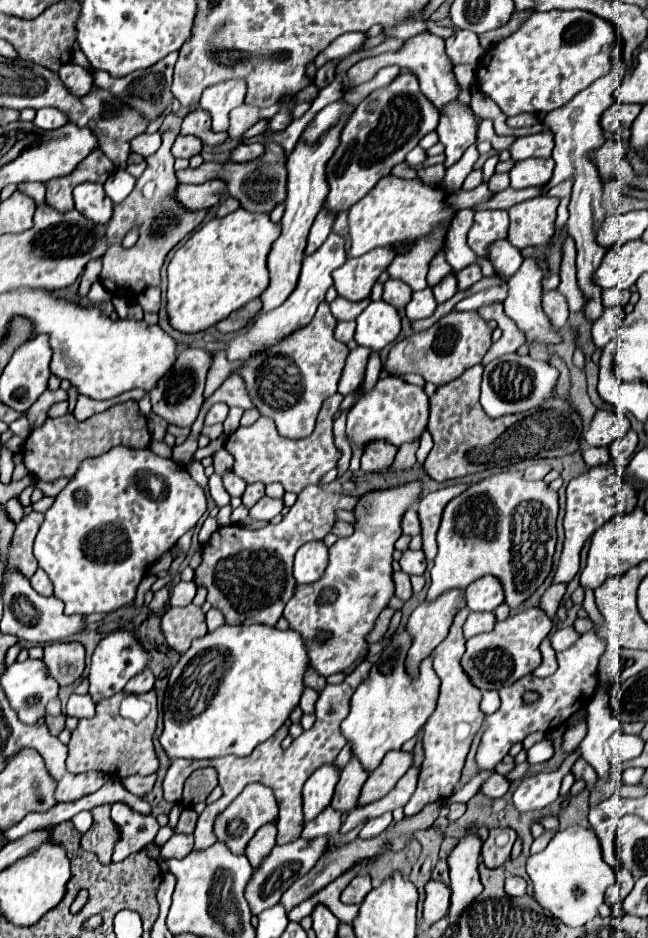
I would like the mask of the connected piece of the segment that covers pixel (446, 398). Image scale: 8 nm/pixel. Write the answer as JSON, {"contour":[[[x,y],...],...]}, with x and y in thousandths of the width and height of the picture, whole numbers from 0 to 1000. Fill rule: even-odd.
{"contour":[[[731,389],[719,393],[707,404],[701,404],[691,410],[676,413],[676,417],[664,423],[664,449],[660,459],[667,462],[670,477],[660,483],[657,489],[657,504],[673,513],[719,509],[731,504],[744,504],[753,500],[778,500],[802,494],[806,489],[836,489],[836,487],[867,487],[877,483],[886,483],[895,474],[898,464],[898,447],[883,436],[877,428],[852,423],[840,434],[830,434],[827,438],[815,438],[809,442],[778,442],[772,447],[753,447],[747,442],[747,436],[738,430],[741,421],[741,404],[744,404],[744,389]]]}

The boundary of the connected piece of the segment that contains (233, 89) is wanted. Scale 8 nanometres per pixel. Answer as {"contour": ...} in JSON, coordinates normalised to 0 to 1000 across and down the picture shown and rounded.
{"contour":[[[373,84],[346,86],[346,88],[315,95],[309,114],[324,120],[330,140],[352,138],[352,120],[377,112],[377,103],[380,103],[380,88]]]}

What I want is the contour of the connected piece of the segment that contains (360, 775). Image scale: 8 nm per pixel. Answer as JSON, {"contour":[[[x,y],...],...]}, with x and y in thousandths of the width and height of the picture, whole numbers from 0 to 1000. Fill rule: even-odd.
{"contour":[[[540,811],[531,818],[531,822],[525,824],[525,833],[519,837],[519,845],[512,850],[509,860],[525,867],[540,867],[552,856],[552,850],[556,850],[556,843],[562,839],[565,830],[568,830],[568,826],[562,826],[562,822],[556,822],[556,813]]]}

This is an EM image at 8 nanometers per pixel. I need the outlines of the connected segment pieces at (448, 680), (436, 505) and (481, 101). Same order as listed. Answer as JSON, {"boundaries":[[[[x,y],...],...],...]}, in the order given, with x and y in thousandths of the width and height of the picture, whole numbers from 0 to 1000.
{"boundaries":[[[[719,647],[707,649],[707,654],[701,656],[691,679],[667,696],[670,715],[679,722],[679,741],[676,741],[673,758],[667,760],[653,775],[654,810],[650,816],[642,845],[636,848],[630,858],[623,860],[623,867],[630,871],[648,867],[657,858],[673,856],[676,852],[698,848],[698,843],[710,830],[710,822],[716,818],[728,788],[738,781],[738,777],[744,775],[744,769],[750,764],[750,760],[744,760],[744,756],[741,756],[744,737],[728,728],[728,724],[722,722],[722,717],[713,711],[713,698],[719,696],[719,679],[713,675],[713,666],[716,666],[722,654],[725,651]]],[[[728,515],[719,517],[701,517],[701,519],[685,519],[676,521],[670,526],[660,526],[657,530],[648,532],[645,536],[645,551],[651,558],[651,577],[654,577],[654,590],[657,596],[670,596],[673,594],[673,568],[679,562],[679,553],[682,553],[682,545],[688,541],[688,536],[701,530],[707,530],[710,526],[716,526]]],[[[731,99],[731,101],[728,101],[725,114],[728,114],[728,118],[731,118],[738,125],[744,125],[744,127],[759,127],[762,140],[765,140],[769,144],[795,145],[799,147],[827,143],[840,139],[840,133],[836,133],[835,130],[815,136],[792,138],[784,135],[784,133],[781,133],[781,125],[778,125],[778,120],[772,118],[772,114],[769,114],[756,103],[750,103],[750,101],[744,101],[744,99]]]]}

